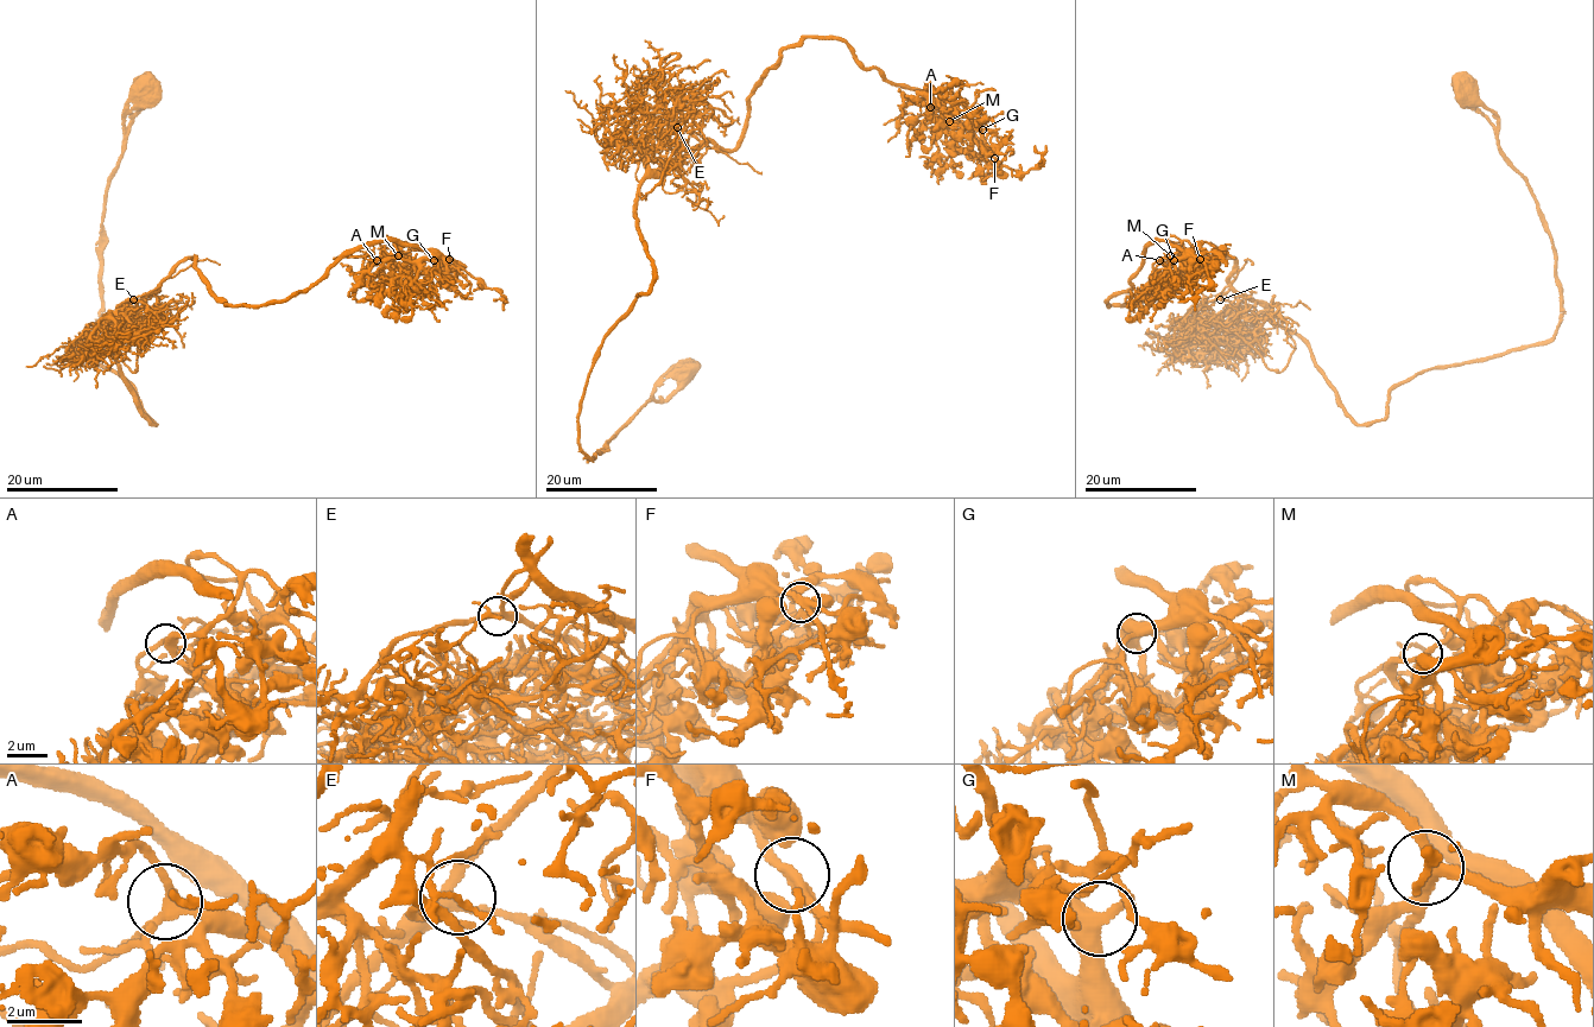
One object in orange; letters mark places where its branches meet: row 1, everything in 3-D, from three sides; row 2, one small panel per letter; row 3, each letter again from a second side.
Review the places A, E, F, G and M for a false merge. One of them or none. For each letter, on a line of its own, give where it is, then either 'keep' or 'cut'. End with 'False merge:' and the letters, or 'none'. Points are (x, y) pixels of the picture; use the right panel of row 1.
A: (1159, 260) | keep
E: (1220, 299) | keep
F: (1200, 259) | keep
G: (1174, 260) | keep
M: (1170, 255) | keep
False merge: none

